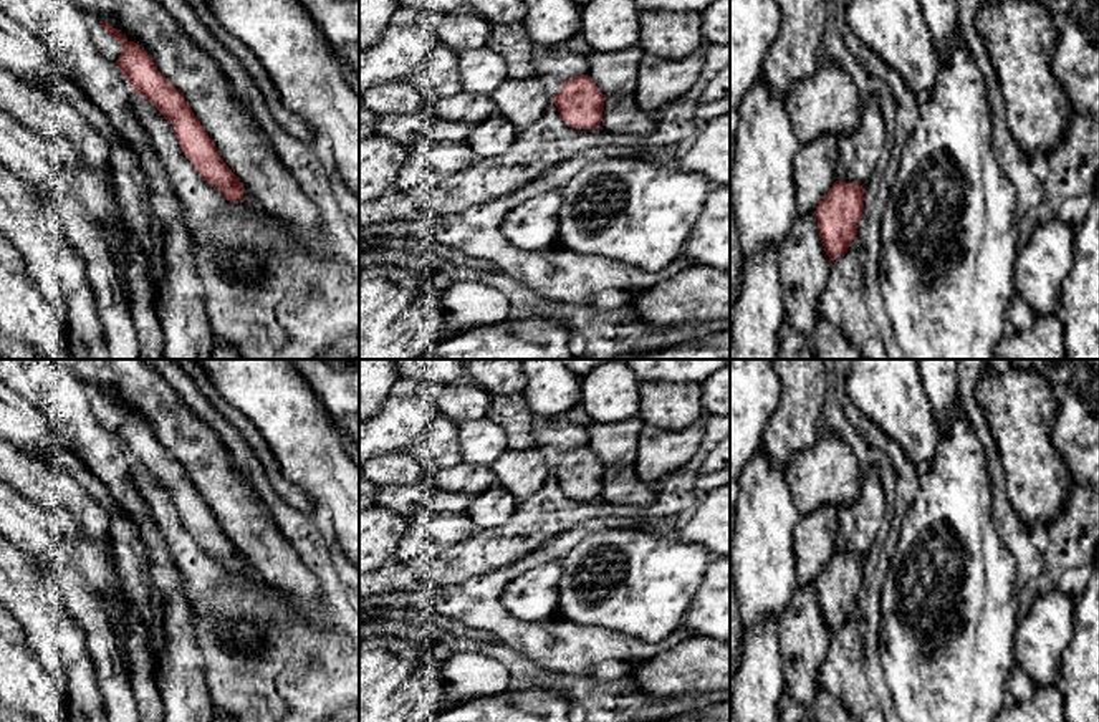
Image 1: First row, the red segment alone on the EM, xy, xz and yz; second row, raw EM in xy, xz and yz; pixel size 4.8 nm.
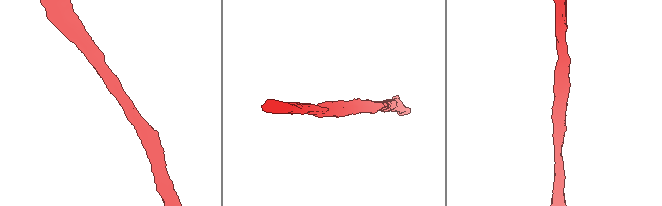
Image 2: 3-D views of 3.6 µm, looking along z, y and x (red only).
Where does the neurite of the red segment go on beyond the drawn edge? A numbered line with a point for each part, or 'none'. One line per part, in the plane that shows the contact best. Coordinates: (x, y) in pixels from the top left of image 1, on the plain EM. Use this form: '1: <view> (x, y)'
none

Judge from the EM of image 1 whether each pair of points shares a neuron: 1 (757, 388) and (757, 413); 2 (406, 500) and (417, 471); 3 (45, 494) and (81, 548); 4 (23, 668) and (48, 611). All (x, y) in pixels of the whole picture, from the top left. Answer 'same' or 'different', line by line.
1: same
2: different
3: different
4: different

